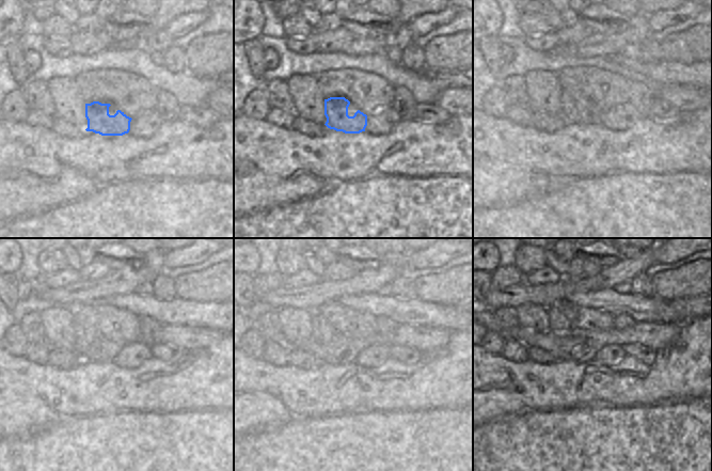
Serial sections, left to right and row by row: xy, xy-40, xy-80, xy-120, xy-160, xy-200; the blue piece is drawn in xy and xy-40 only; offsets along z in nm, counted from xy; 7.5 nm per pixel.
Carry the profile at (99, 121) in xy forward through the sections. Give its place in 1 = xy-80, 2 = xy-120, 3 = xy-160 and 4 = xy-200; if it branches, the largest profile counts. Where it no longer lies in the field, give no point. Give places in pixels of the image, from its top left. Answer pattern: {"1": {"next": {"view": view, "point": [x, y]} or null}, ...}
{"1": {"next": {"view": "xy-80", "point": [574, 110]}}, "2": {"next": {"view": "xy-120", "point": [93, 335]}}, "3": {"next": {"view": "xy-160", "point": [319, 326]}}, "4": {"next": {"view": "xy-200", "point": [557, 323]}}}

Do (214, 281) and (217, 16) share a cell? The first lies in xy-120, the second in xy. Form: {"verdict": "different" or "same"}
{"verdict": "different"}

